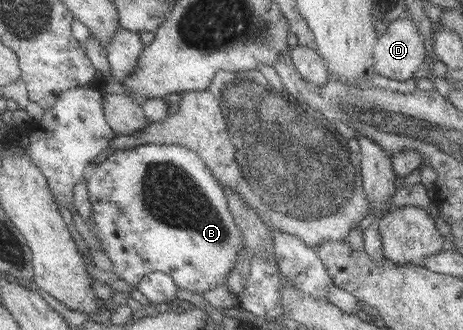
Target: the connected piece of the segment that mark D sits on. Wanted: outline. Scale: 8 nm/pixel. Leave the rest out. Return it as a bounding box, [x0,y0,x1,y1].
[373,16,426,81]

